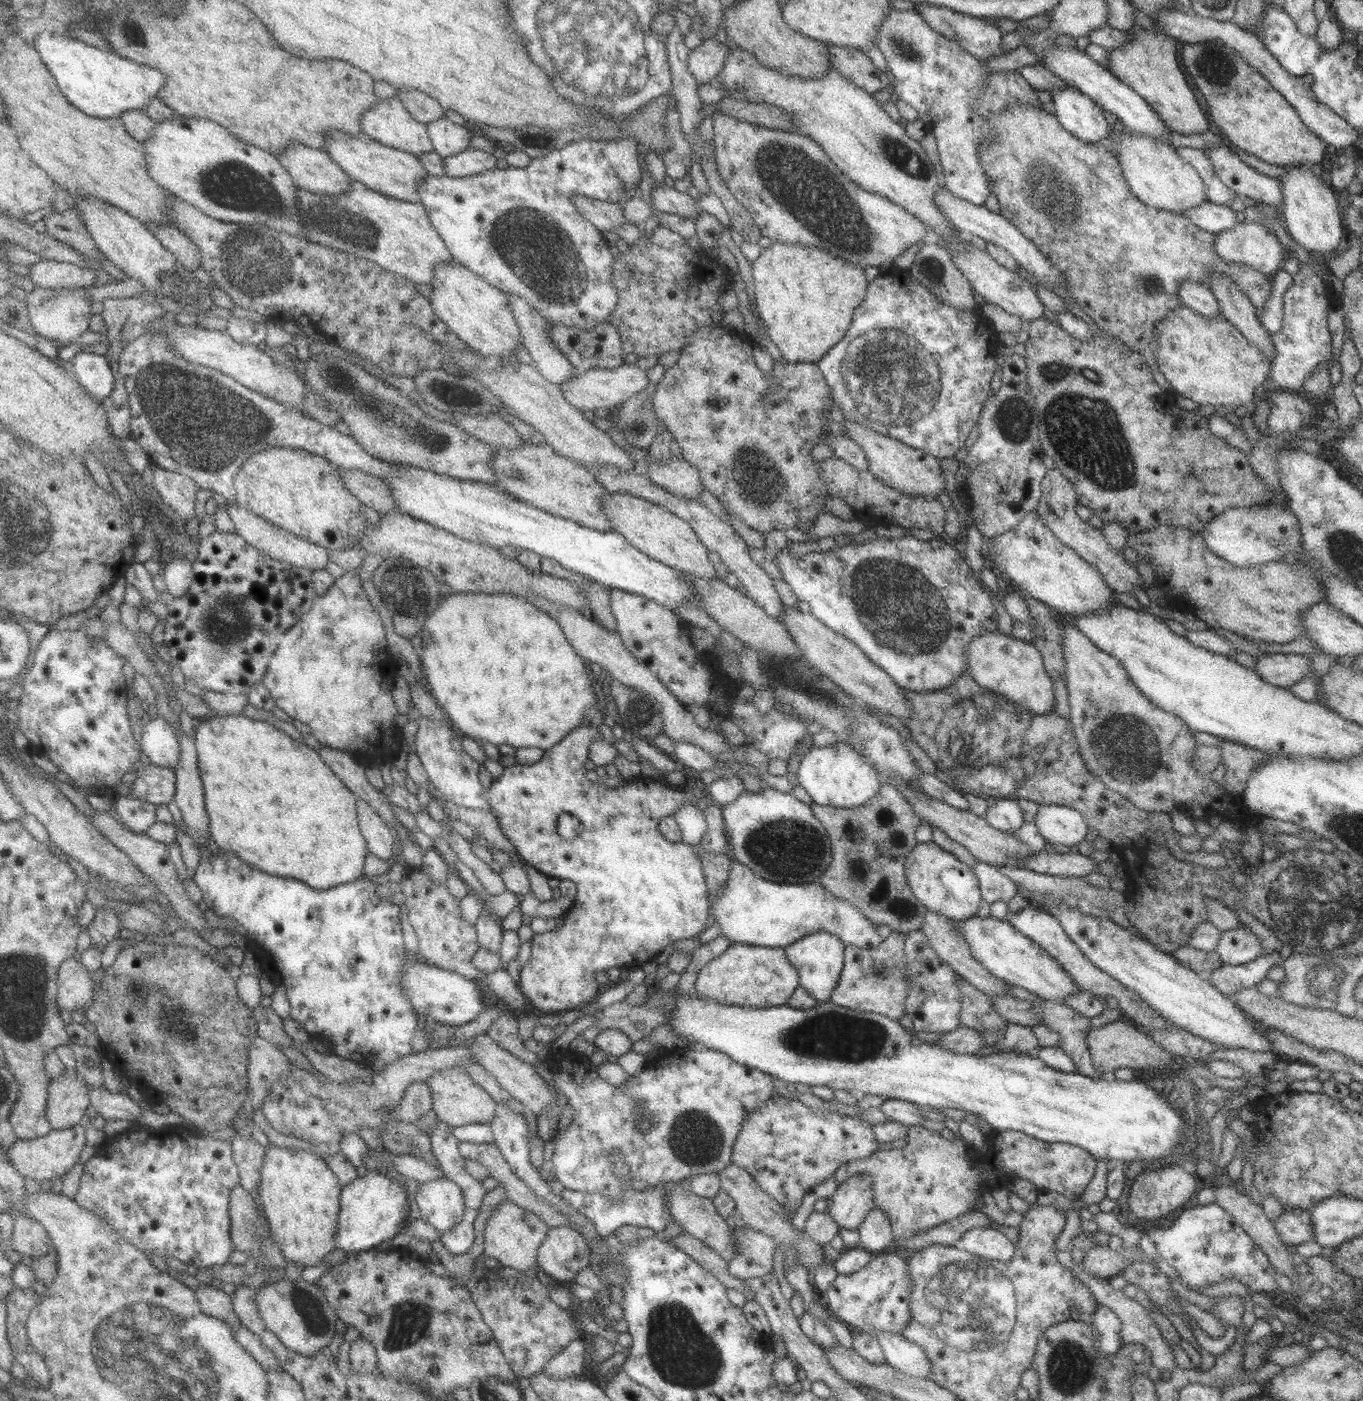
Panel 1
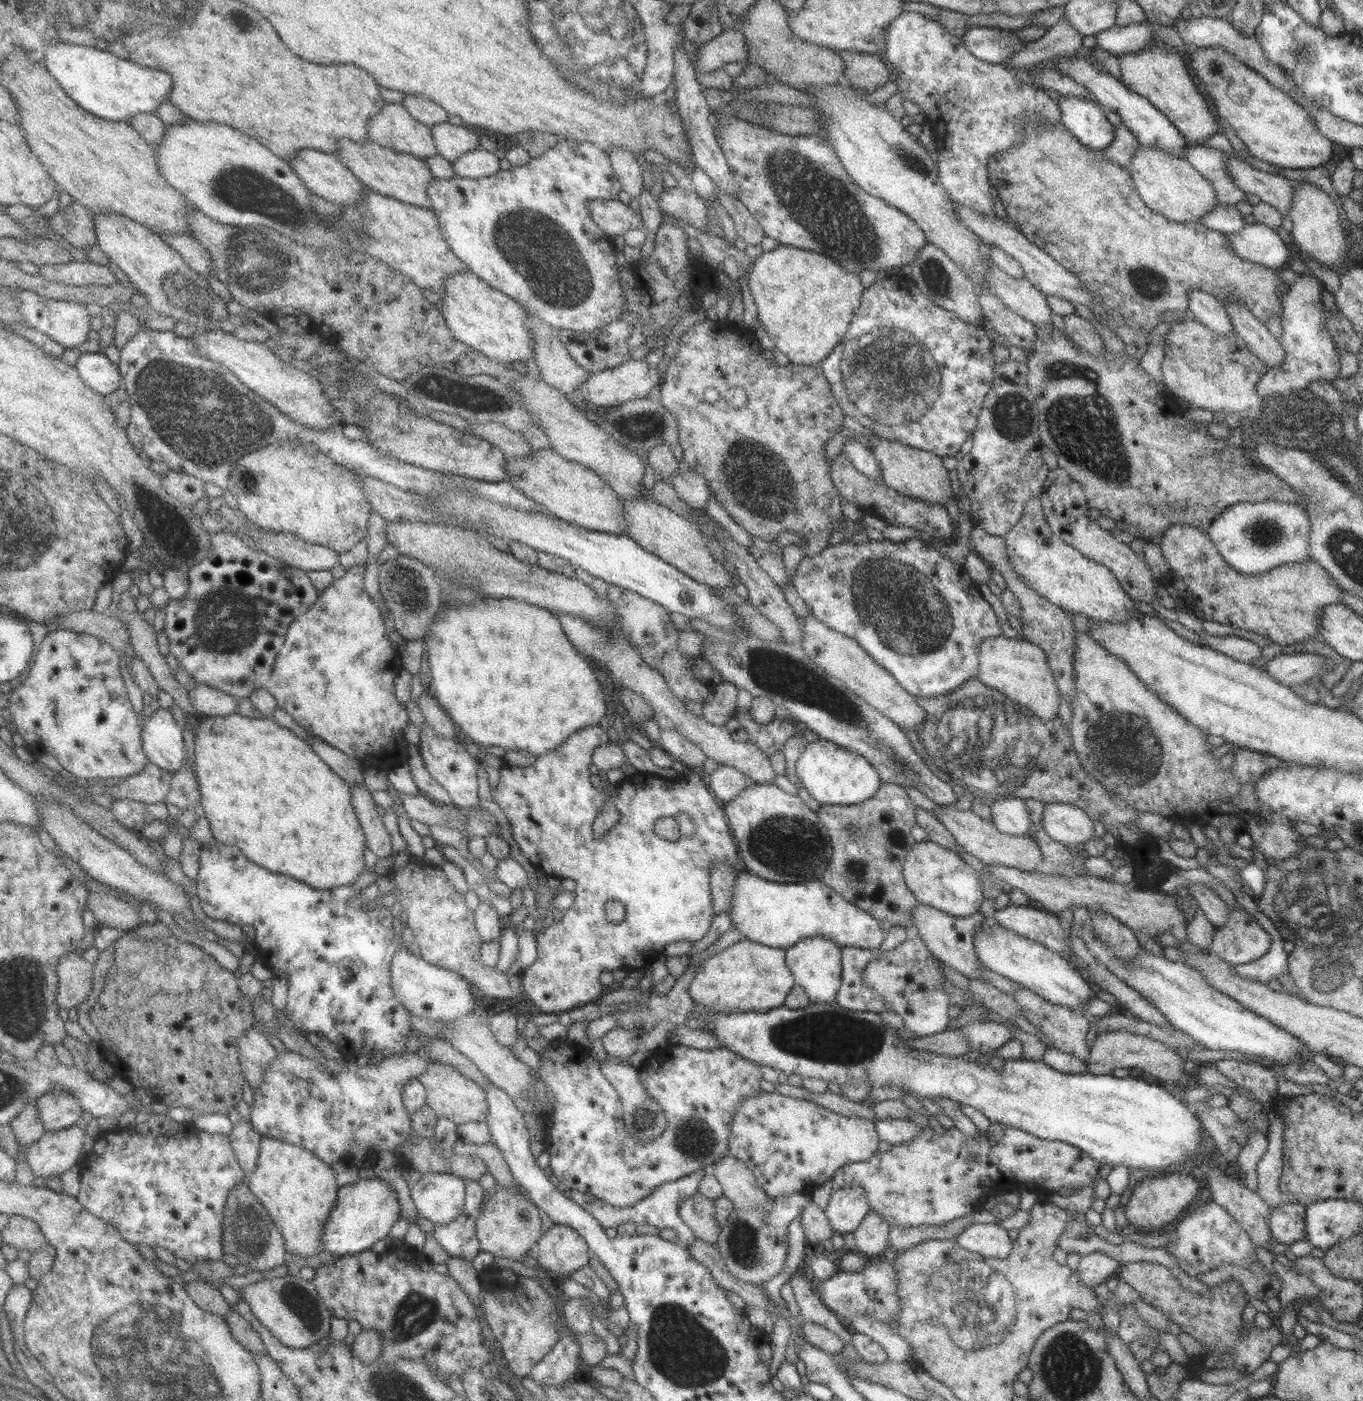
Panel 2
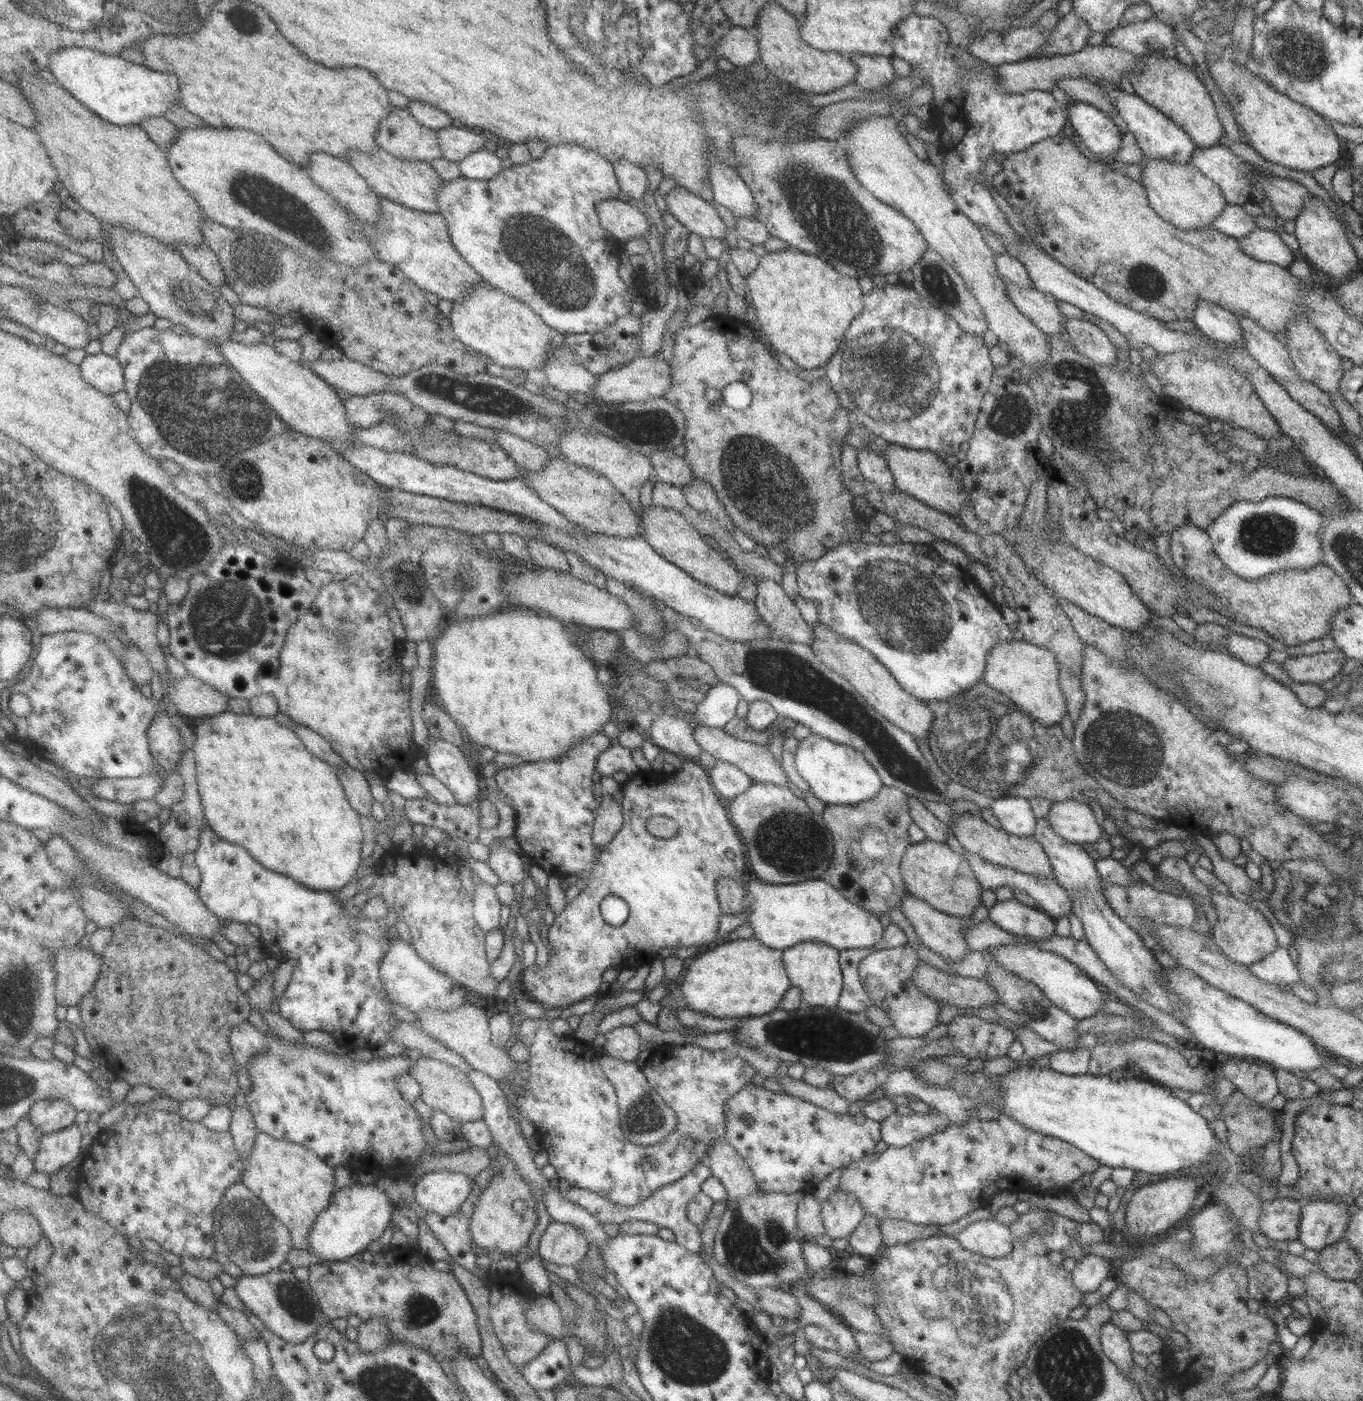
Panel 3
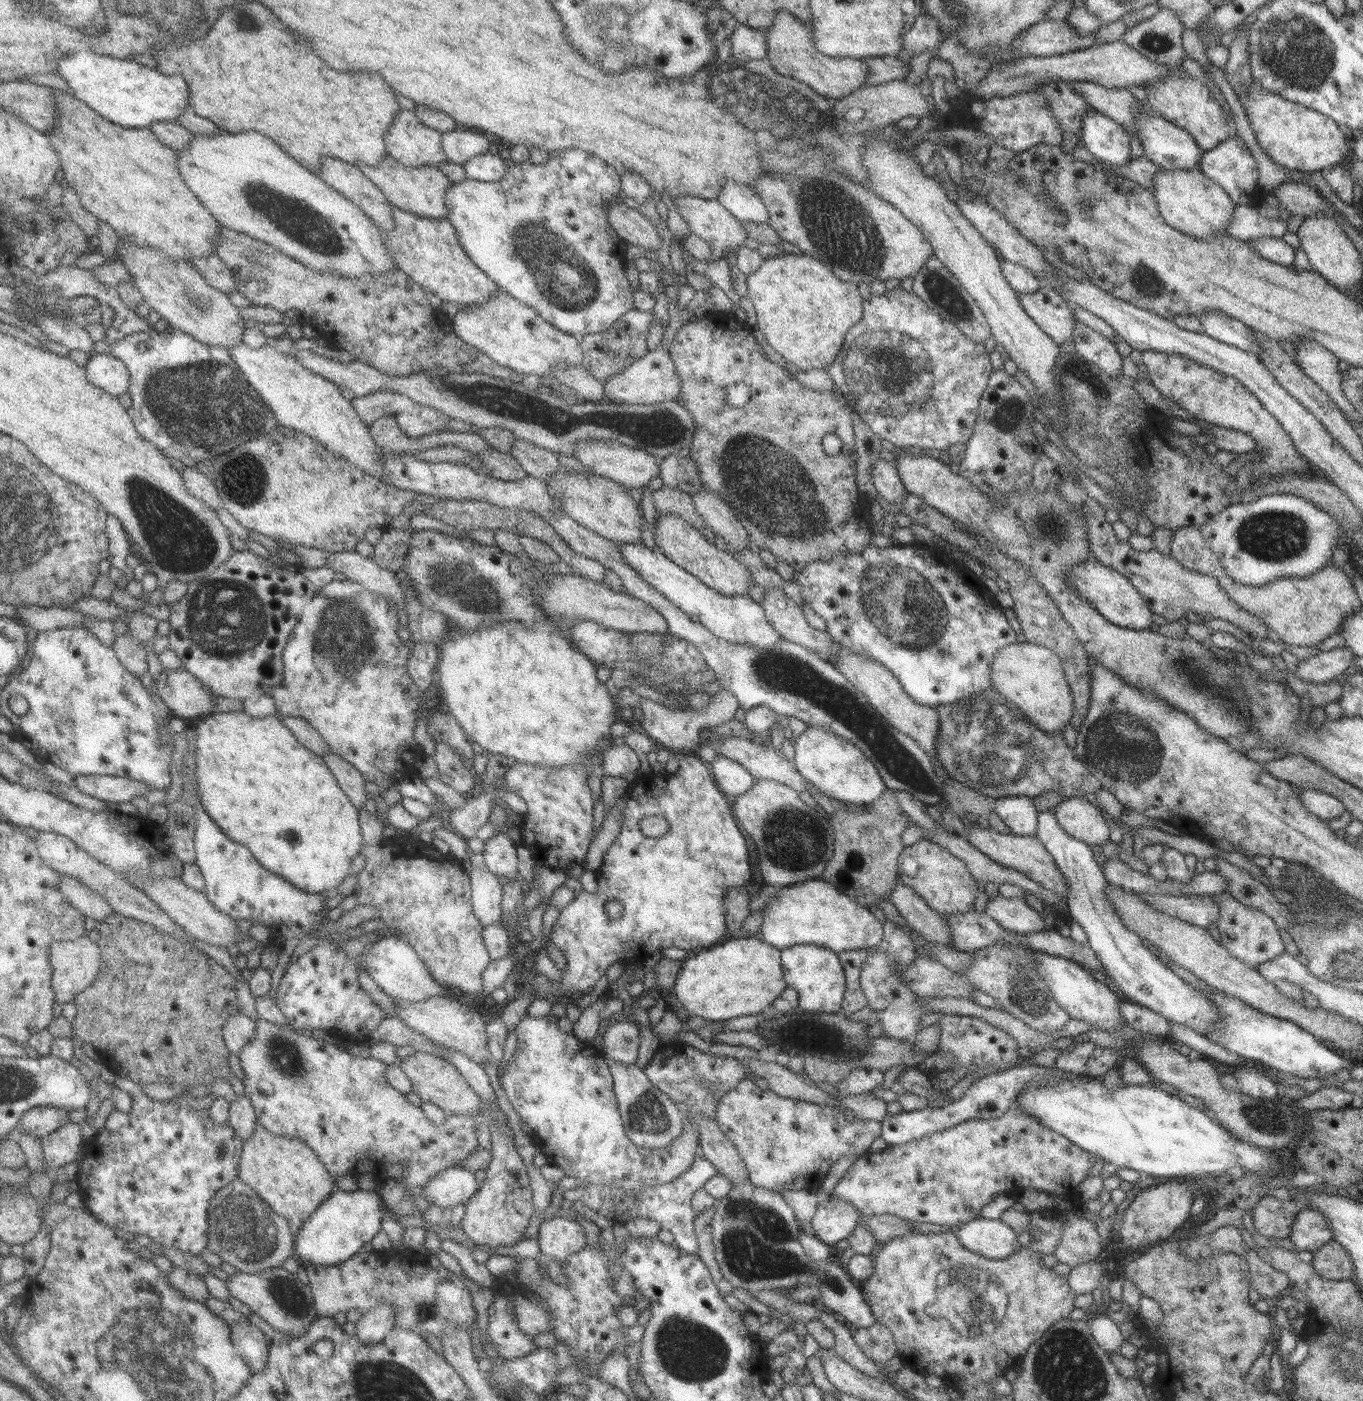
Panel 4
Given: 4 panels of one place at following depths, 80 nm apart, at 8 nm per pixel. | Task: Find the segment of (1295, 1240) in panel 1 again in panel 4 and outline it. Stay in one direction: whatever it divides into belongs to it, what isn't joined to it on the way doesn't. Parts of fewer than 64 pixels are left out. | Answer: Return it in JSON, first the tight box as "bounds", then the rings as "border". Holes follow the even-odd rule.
{"bounds":[1254,1195,1301,1239],"border":[[[1268,1195],[1259,1200],[1254,1212],[1255,1231],[1267,1239],[1289,1238],[1296,1216],[1301,1212],[1294,1199],[1282,1202]]]}

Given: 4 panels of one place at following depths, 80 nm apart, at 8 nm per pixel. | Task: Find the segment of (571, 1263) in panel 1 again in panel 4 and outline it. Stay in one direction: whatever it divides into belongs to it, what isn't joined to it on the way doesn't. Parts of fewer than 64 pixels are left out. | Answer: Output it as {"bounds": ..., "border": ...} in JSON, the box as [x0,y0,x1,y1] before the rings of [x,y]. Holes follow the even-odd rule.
{"bounds":[540,1216,586,1262],"border":[[[559,1216],[550,1218],[540,1226],[540,1251],[548,1259],[564,1262],[586,1247],[584,1233],[584,1228],[576,1221]]]}

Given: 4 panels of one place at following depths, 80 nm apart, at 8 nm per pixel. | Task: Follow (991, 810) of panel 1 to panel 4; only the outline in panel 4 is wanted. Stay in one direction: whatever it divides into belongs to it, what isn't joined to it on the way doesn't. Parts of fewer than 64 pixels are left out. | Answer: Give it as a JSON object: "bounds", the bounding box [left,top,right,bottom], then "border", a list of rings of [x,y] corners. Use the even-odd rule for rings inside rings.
{"bounds":[993,797,1037,835],"border":[[[998,797],[993,802],[993,810],[1014,835],[1035,835],[1037,814],[1032,797]]]}

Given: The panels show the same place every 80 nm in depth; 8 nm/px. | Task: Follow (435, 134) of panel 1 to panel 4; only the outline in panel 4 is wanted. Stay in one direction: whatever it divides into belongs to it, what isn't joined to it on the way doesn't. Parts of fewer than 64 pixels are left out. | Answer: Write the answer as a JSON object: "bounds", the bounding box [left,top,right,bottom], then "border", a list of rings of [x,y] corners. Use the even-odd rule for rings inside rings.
{"bounds":[445,128,493,165],"border":[[[458,128],[445,133],[445,151],[449,154],[449,160],[465,165],[475,156],[488,153],[493,142],[488,136],[478,132],[472,132],[471,128],[464,130]]]}

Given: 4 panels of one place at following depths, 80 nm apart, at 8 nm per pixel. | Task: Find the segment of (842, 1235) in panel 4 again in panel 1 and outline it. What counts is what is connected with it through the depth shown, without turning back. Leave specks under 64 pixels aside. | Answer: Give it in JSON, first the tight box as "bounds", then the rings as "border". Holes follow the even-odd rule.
{"bounds":[828,1176,875,1229],"border":[[[852,1176],[829,1199],[828,1213],[840,1229],[858,1229],[875,1208],[870,1176]]]}

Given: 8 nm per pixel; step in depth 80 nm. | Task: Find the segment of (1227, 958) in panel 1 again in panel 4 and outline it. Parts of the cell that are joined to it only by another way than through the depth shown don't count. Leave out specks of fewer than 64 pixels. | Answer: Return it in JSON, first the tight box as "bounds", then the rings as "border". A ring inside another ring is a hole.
{"bounds":[1208,890,1285,966],"border":[[[1227,890],[1209,895],[1208,898],[1219,906],[1216,925],[1220,933],[1220,942],[1234,958],[1254,966],[1268,963],[1285,951],[1275,920],[1264,911],[1238,902]]]}

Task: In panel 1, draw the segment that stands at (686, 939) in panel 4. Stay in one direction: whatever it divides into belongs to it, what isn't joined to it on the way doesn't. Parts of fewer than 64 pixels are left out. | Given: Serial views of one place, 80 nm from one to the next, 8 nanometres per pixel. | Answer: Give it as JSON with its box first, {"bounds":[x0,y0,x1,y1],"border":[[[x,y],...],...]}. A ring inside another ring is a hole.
{"bounds":[413,717,731,1014],"border":[[[423,717],[413,746],[413,750],[422,758],[432,783],[445,794],[447,801],[492,812],[498,818],[501,831],[511,840],[526,863],[548,877],[568,879],[577,884],[574,909],[565,915],[561,926],[533,935],[531,955],[521,972],[520,986],[527,998],[536,1008],[548,1014],[564,1013],[595,1001],[594,996],[603,987],[596,981],[596,972],[606,972],[609,968],[640,967],[644,962],[656,960],[671,942],[694,938],[704,930],[709,916],[709,890],[699,852],[731,856],[722,806],[713,802],[700,789],[694,787],[688,790],[685,785],[676,787],[644,776],[616,788],[590,782],[584,767],[589,760],[590,744],[598,736],[604,735],[608,735],[606,728],[583,724],[553,749],[544,751],[536,764],[518,763],[507,768],[508,772],[494,779],[490,788],[484,788],[480,780],[481,764],[476,756],[472,757],[464,750],[464,735],[455,727],[450,728],[434,722],[433,718]],[[698,800],[703,800],[706,806],[698,804]],[[685,803],[700,808],[708,824],[700,844],[695,846],[682,841],[668,841],[658,828],[664,816],[674,815]],[[562,813],[572,814],[583,826],[580,836],[574,841],[566,841],[558,835],[557,818]]]}

